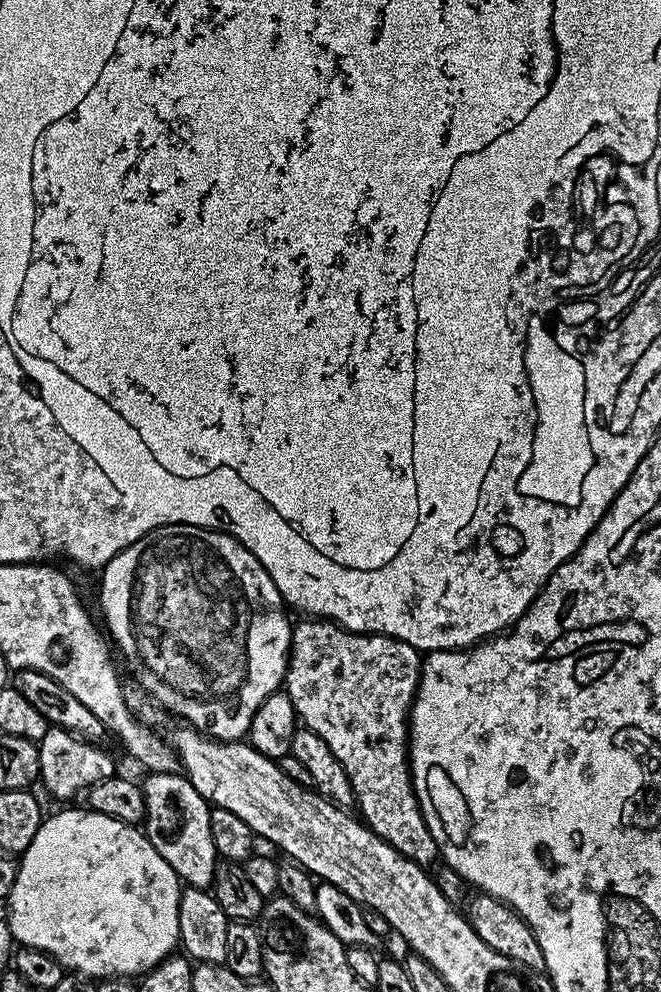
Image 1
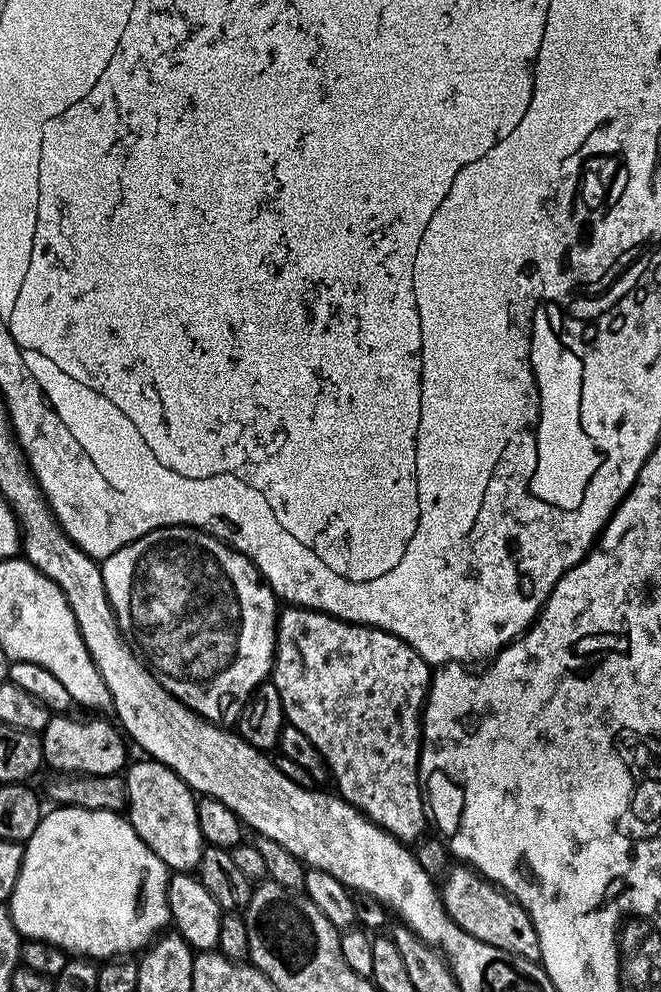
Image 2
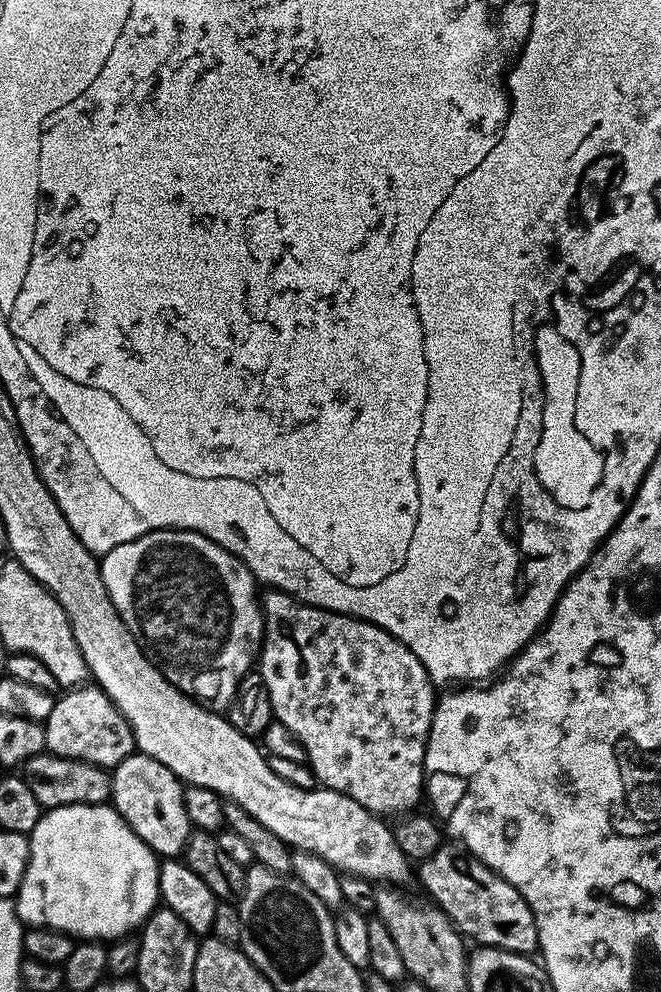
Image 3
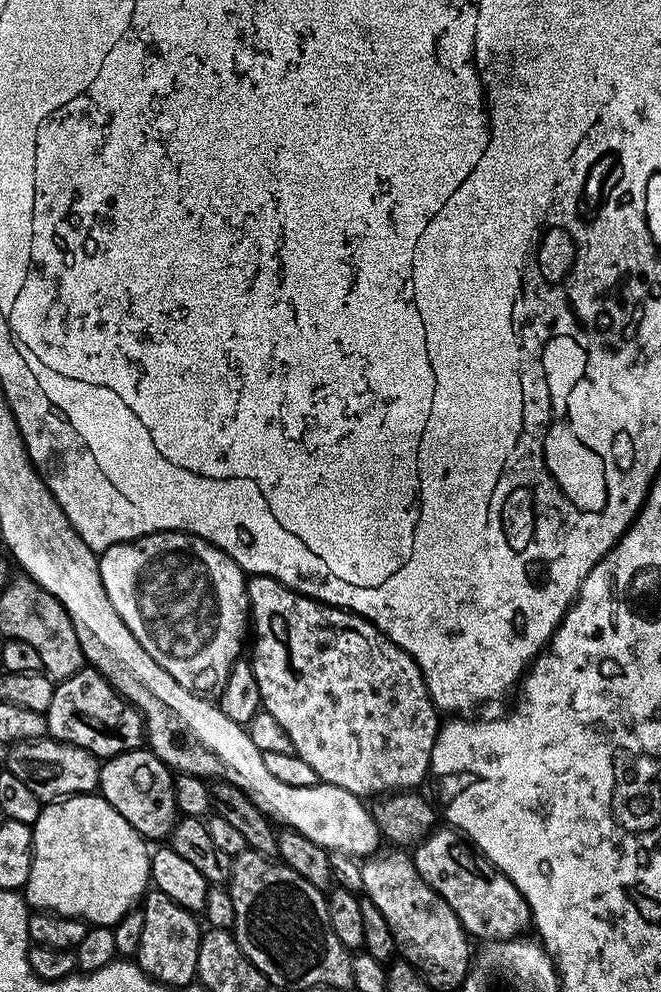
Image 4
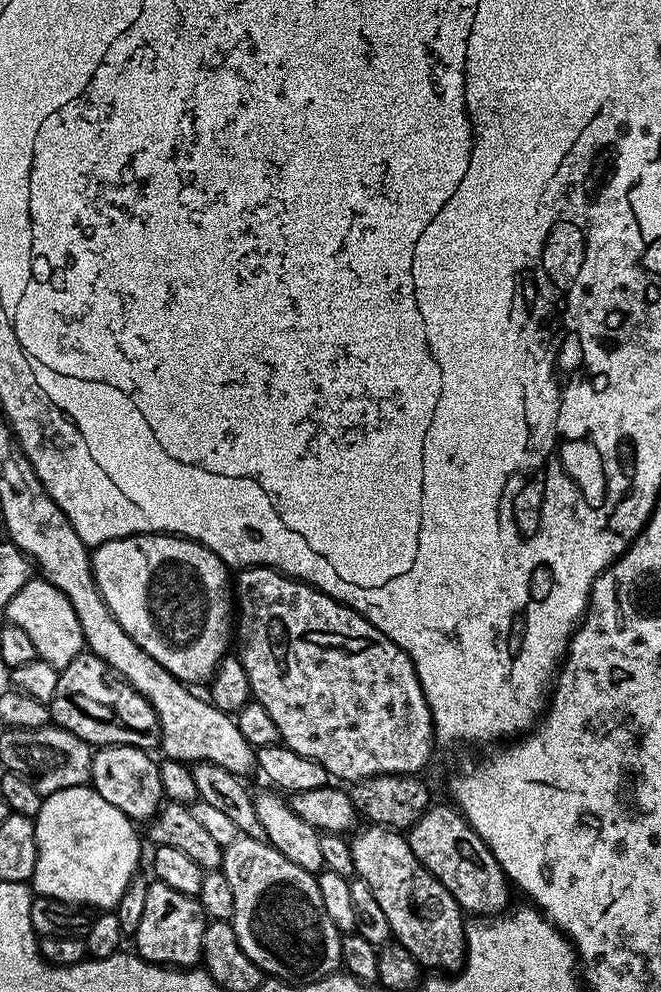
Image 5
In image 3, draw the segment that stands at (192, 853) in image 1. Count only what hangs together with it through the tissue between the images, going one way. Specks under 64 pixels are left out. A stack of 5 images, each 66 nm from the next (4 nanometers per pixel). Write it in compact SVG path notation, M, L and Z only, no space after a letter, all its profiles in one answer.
M143 754L128 756L110 772L112 778L111 807L125 820L160 858L176 858L188 845L194 829L184 805L185 785L162 762Z

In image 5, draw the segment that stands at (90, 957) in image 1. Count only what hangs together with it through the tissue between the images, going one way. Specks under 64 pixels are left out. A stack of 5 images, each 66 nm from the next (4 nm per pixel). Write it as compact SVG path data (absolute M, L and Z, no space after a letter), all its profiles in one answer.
M85 786L82 788L67 788L66 790L58 790L54 794L44 797L44 804L40 808L38 815L34 817L36 822L36 841L38 842L38 862L34 866L34 874L30 881L31 887L34 889L36 896L45 896L51 900L61 900L63 904L73 906L81 906L80 904L89 904L95 910L112 910L122 898L122 894L126 894L126 886L130 886L132 879L138 875L136 868L140 864L140 840L142 844L142 836L136 833L137 825L129 820L126 814L122 814L122 810L118 810L118 806L110 806L110 802L106 802L106 798L102 798L102 794L98 794L95 788Z

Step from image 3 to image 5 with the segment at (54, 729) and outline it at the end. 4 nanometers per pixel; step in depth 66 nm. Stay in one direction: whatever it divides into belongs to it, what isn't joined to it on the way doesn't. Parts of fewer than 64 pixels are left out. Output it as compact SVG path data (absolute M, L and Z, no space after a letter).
M87 650L70 666L59 669L58 687L50 705L51 723L78 734L93 746L125 744L131 748L155 749L160 743L160 723L154 706L134 686L130 686L102 658Z

